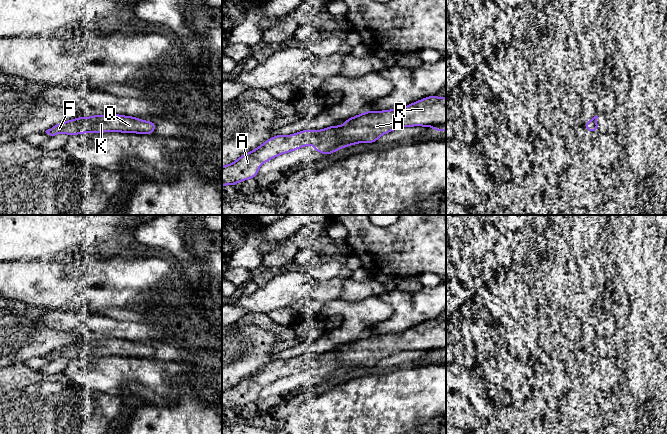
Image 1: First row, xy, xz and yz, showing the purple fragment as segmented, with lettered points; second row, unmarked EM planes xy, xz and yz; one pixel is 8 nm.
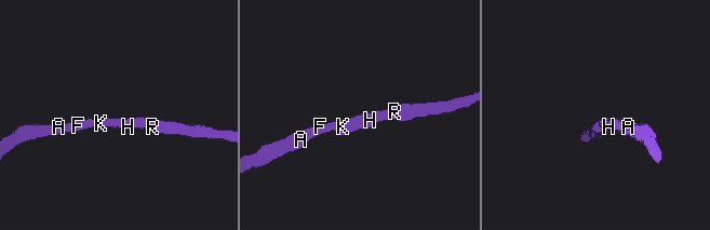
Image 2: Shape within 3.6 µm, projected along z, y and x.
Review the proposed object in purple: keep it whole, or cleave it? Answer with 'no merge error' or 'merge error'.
no merge error

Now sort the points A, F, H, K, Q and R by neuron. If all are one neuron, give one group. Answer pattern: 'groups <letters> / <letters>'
groups A F H K Q R

